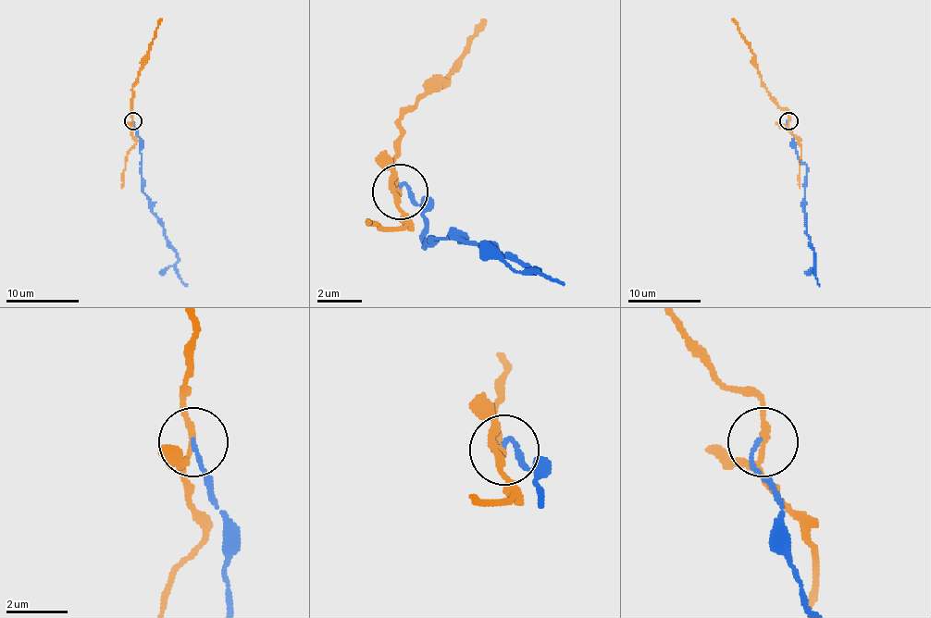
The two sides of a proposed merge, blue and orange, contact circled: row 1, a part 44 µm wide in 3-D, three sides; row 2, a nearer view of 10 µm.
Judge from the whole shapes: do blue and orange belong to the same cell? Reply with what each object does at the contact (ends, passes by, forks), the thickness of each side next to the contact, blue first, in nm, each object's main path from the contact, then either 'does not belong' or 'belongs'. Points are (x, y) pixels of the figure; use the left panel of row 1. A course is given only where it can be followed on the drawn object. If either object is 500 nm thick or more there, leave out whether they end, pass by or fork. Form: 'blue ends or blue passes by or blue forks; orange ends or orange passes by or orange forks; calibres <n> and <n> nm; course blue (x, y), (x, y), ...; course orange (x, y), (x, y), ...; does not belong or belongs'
blue ends; orange forks; calibres 110 and 120 nm; course blue (132, 120), (140, 137), (143, 193), (167, 244), (176, 253), (176, 273), (187, 286); course orange (132, 120), (132, 88), (161, 18); does not belong

